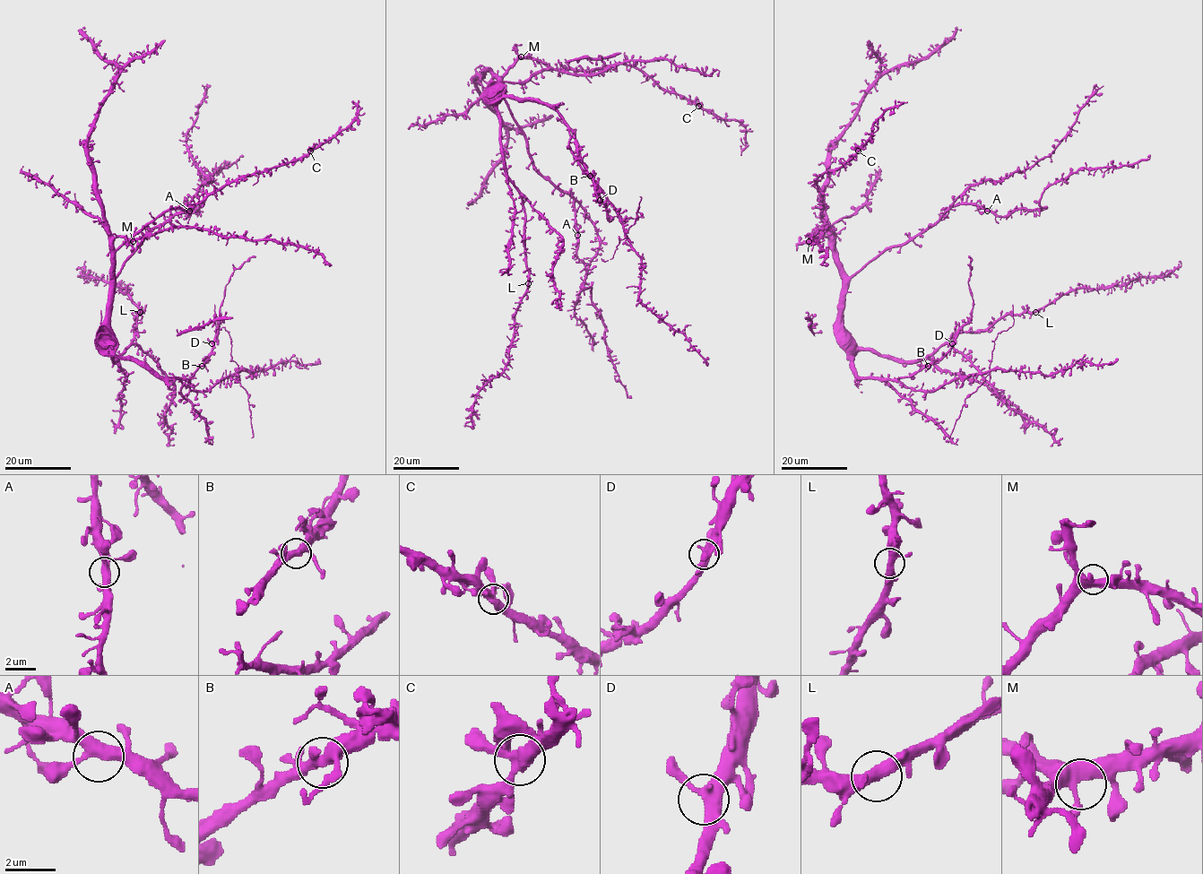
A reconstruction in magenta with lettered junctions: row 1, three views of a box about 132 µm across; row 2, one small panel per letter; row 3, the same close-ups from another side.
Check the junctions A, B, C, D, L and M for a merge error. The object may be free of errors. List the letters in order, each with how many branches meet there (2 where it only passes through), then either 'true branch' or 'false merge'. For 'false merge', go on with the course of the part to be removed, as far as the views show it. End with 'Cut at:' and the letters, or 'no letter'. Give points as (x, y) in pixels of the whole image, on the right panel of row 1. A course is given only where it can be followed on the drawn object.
A: 3 branches meet; true branch
B: 3 branches meet; true branch
C: 3 branches meet; true branch
D: 3 branches meet; true branch
L: 3 branches meet; true branch
M: 3 branches meet; true branch
Cut at: no letter

